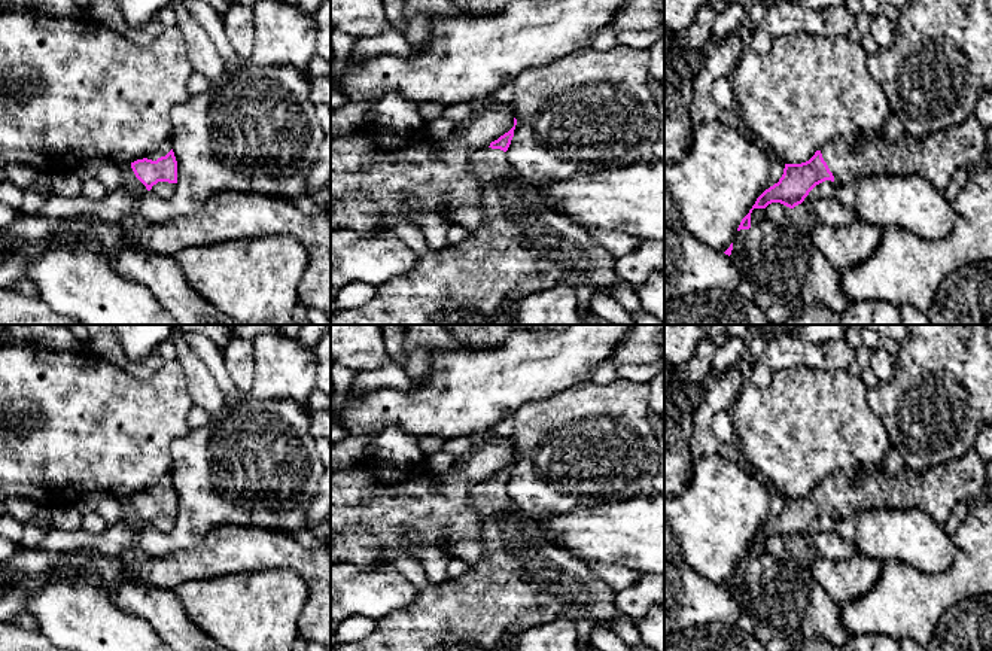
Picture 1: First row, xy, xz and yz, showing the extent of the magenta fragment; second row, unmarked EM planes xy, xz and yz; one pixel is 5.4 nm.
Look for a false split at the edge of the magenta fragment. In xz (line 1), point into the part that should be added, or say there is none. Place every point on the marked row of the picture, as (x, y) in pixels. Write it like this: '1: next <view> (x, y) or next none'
1: next xz (522, 246)

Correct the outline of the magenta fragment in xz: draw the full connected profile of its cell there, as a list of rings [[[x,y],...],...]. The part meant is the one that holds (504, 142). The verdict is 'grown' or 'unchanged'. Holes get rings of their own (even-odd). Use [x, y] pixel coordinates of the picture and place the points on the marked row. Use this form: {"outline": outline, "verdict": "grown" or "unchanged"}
{"outline": [[[514,118],[514,127],[492,142],[489,147],[483,147],[472,155],[472,174],[481,183],[483,203],[478,206],[483,212],[483,225],[478,231],[468,234],[465,240],[454,246],[448,246],[442,250],[425,255],[419,259],[417,265],[404,277],[392,279],[386,285],[377,288],[375,296],[359,308],[335,311],[331,319],[331,325],[487,325],[496,314],[514,308],[509,295],[520,292],[523,295],[532,295],[545,289],[554,288],[559,283],[566,283],[572,288],[593,286],[594,289],[603,289],[617,283],[615,259],[605,247],[602,247],[585,229],[569,220],[566,216],[554,213],[553,210],[541,204],[539,189],[530,185],[518,171],[509,164],[506,150],[514,137],[517,119]]], "verdict": "grown"}

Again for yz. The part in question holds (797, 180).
{"outline": [[[974,115],[922,139],[906,134],[898,142],[886,142],[880,133],[867,140],[837,137],[825,142],[809,161],[785,164],[779,182],[757,198],[737,231],[751,228],[754,209],[766,209],[772,203],[794,209],[825,180],[849,186],[859,177],[876,174],[916,174],[944,194],[956,170],[979,170],[989,155],[986,127]]], "verdict": "grown"}

